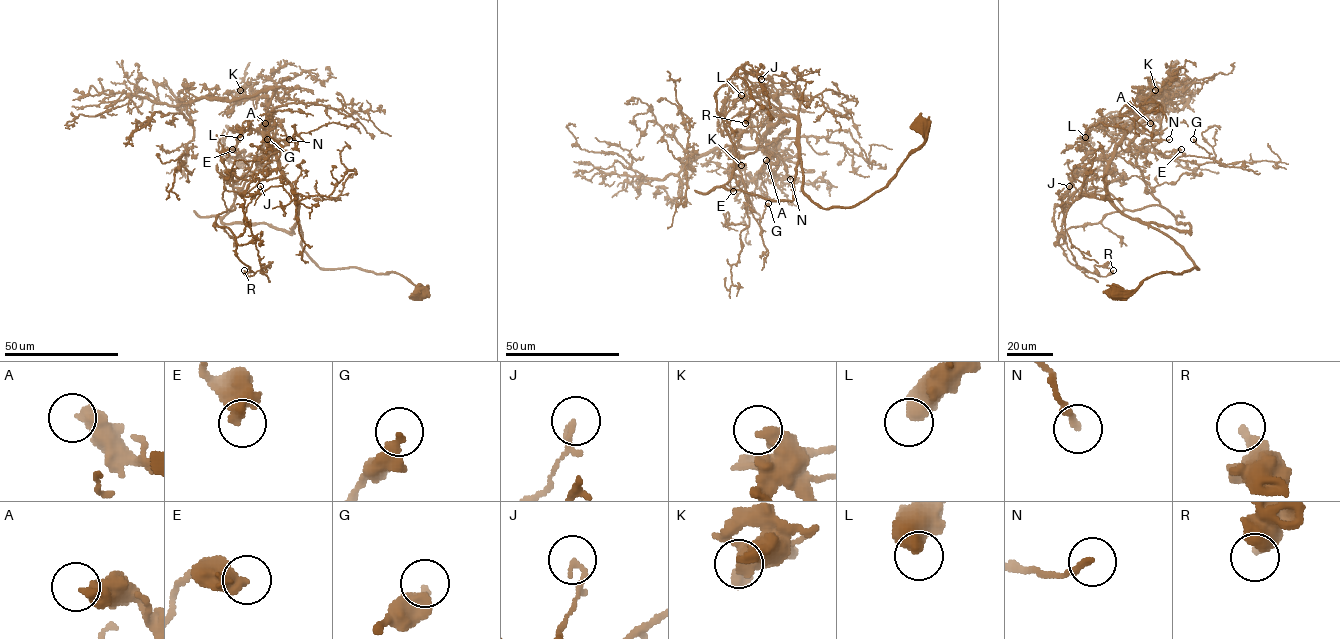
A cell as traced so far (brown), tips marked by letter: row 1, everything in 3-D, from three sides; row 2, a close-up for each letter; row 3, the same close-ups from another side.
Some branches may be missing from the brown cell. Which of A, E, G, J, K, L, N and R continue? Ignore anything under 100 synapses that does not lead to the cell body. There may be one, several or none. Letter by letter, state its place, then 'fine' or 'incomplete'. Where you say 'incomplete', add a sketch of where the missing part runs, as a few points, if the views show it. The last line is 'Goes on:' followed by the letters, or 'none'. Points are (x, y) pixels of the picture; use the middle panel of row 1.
A: at (766, 160); fine
E: at (733, 191); fine
G: at (768, 203); fine
J: at (761, 79); fine
K: at (741, 165); fine
L: at (741, 95); fine
N: at (790, 179); fine
R: at (745, 123); fine
Goes on: none

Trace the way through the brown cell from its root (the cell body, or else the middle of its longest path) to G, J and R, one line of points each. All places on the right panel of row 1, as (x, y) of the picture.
G: (1115, 294), (1155, 274), (1198, 268), (1110, 198), (1106, 171), (1120, 129), (1150, 152), (1209, 157), (1193, 139)
J: (1115, 294), (1131, 293), (1155, 274), (1198, 268), (1170, 238), (1125, 216), (1102, 176), (1062, 196), (1069, 186)
R: (1115, 294), (1198, 268), (1125, 216), (1102, 176), (1089, 179), (1054, 207), (1058, 245), (1074, 266), (1113, 270)

